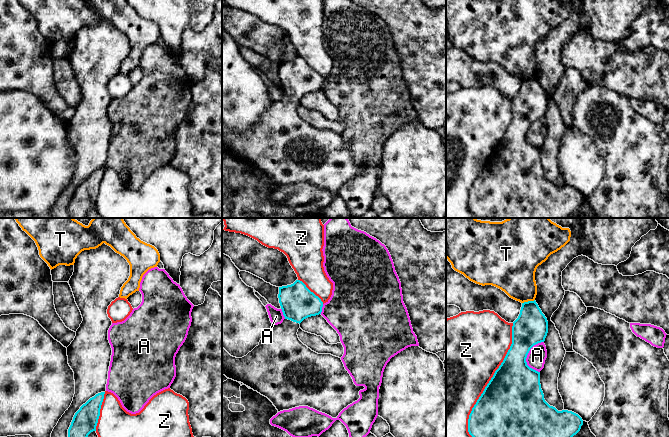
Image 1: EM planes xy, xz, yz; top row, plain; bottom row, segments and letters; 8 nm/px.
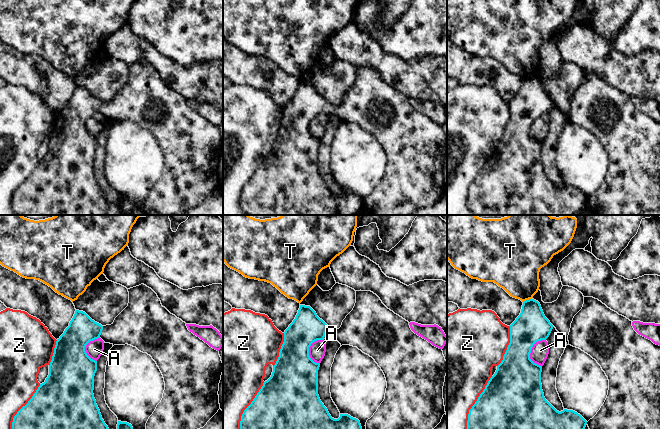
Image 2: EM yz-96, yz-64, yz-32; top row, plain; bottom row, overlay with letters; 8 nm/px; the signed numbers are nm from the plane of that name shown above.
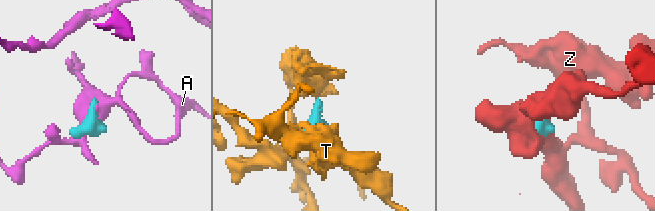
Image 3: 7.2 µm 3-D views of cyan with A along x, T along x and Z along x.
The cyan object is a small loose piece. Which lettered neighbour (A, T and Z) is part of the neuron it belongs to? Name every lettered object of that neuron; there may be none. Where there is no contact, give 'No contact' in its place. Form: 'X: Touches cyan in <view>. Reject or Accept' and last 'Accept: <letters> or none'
A: Touches cyan in yz. Reject
T: Touches cyan in yz. Reject
Z: Touches cyan in yz. Reject
Accept: none

